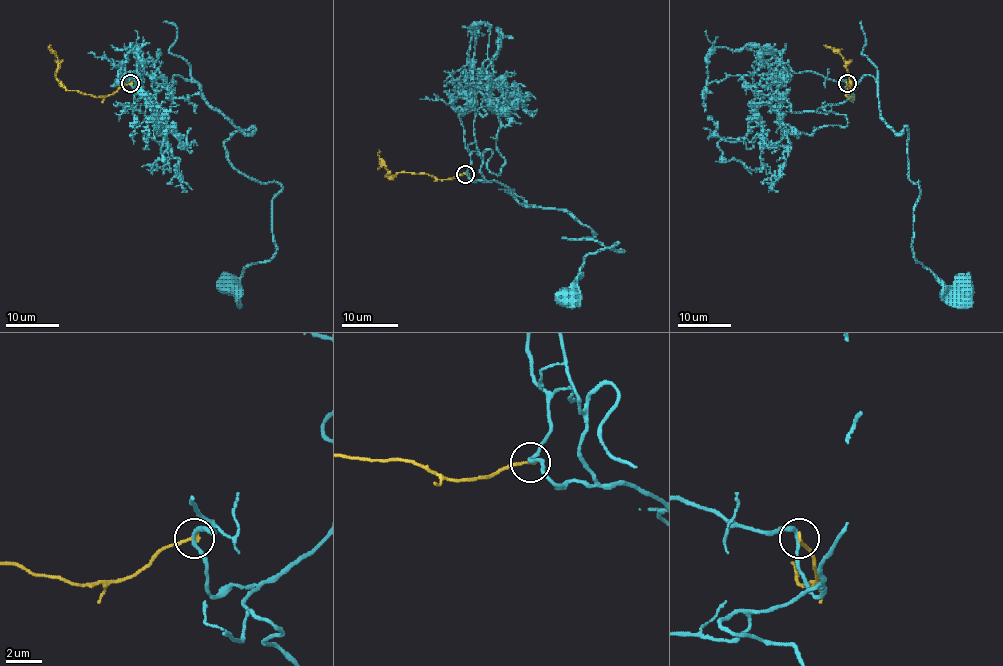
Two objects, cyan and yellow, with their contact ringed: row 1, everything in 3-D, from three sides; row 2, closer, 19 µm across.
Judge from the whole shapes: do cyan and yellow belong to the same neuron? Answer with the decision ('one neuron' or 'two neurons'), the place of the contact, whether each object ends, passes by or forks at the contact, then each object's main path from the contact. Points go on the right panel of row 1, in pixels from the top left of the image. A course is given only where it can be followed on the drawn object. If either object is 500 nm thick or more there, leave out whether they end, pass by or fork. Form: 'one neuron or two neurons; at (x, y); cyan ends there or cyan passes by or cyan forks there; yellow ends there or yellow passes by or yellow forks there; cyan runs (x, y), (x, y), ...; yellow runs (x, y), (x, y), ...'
two neurons; at (847, 83); cyan passes by; yellow ends there; cyan runs (846, 82), (852, 100), (870, 74), (880, 116), (908, 129), (913, 252), (965, 285); yellow runs (846, 82), (852, 96), (846, 96), (845, 90), (849, 77), (846, 61), (823, 45)

